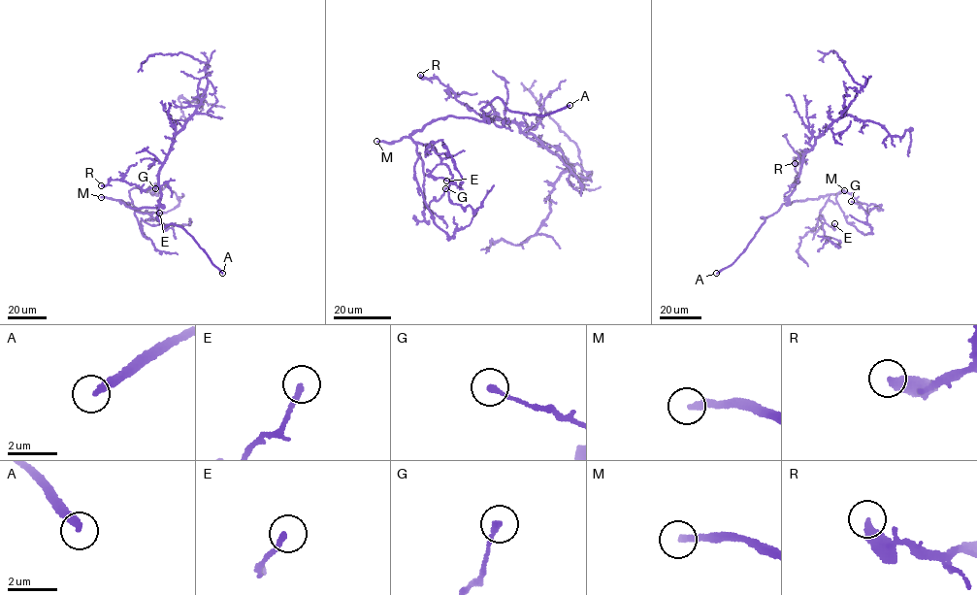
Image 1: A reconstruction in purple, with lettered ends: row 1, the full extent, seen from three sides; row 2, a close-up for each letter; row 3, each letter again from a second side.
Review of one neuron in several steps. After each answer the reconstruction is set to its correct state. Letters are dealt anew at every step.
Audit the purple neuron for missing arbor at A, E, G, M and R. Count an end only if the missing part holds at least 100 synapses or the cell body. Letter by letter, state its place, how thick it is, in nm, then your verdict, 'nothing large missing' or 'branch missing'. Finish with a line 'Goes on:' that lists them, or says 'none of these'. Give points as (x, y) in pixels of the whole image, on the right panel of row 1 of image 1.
A: (716, 273) | 280 nm | branch missing
E: (834, 223) | 220 nm | nothing large missing
G: (851, 201) | 220 nm | nothing large missing
M: (844, 190) | 260 nm | branch missing
R: (795, 163) | 400 nm | nothing large missing
Goes on: A, M

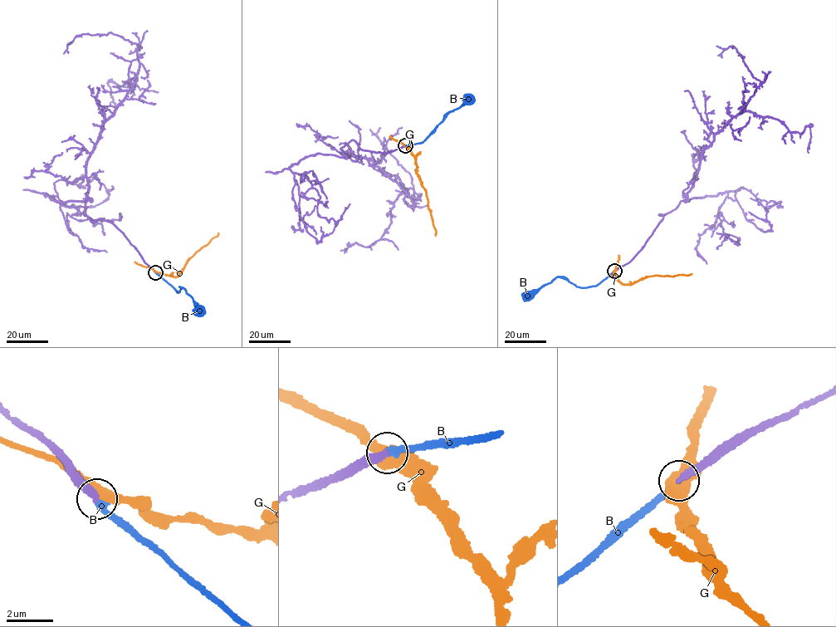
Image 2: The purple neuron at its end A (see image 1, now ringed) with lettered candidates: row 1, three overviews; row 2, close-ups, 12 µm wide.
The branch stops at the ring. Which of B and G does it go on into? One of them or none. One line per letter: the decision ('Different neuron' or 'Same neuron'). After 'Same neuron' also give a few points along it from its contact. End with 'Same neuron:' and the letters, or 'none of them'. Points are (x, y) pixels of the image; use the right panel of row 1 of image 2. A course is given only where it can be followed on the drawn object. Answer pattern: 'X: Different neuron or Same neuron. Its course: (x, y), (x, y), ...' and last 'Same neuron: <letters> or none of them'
B: Same neuron. Its course: (614, 271), (598, 284), (587, 287), (579, 287), (557, 276), (528, 295)
G: Different neuron
Same neuron: B

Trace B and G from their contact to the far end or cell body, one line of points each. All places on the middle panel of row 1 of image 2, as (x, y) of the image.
B: (405, 145), (422, 143), (447, 115), (469, 100)
G: (404, 145), (415, 159), (416, 173), (427, 200), (435, 235)

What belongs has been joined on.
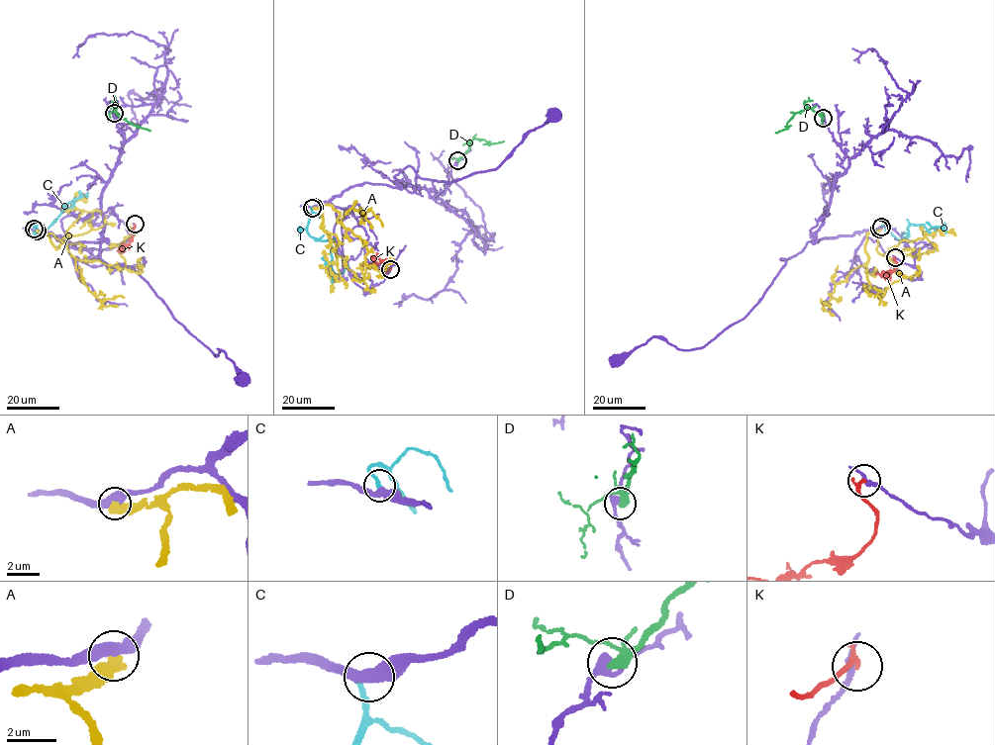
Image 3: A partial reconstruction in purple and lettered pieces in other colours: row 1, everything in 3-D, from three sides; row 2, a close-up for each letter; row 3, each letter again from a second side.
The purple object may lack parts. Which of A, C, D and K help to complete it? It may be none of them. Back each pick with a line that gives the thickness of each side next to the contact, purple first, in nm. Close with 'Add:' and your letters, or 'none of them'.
C: calibres 400 and 220 nm
Add: C

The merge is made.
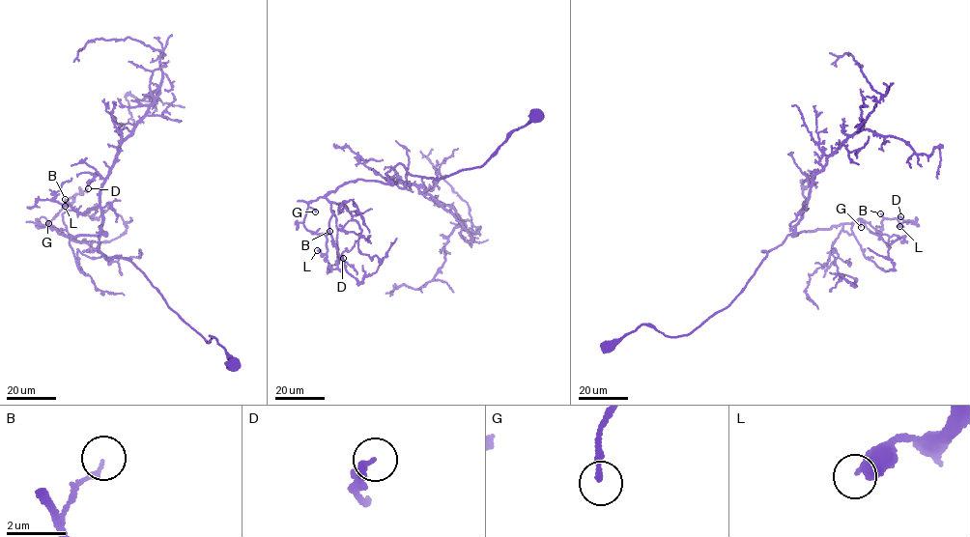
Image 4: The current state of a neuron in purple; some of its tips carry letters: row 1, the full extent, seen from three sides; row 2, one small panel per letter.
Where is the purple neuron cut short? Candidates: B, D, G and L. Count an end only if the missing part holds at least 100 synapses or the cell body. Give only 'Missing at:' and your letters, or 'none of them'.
Missing at: none of them

